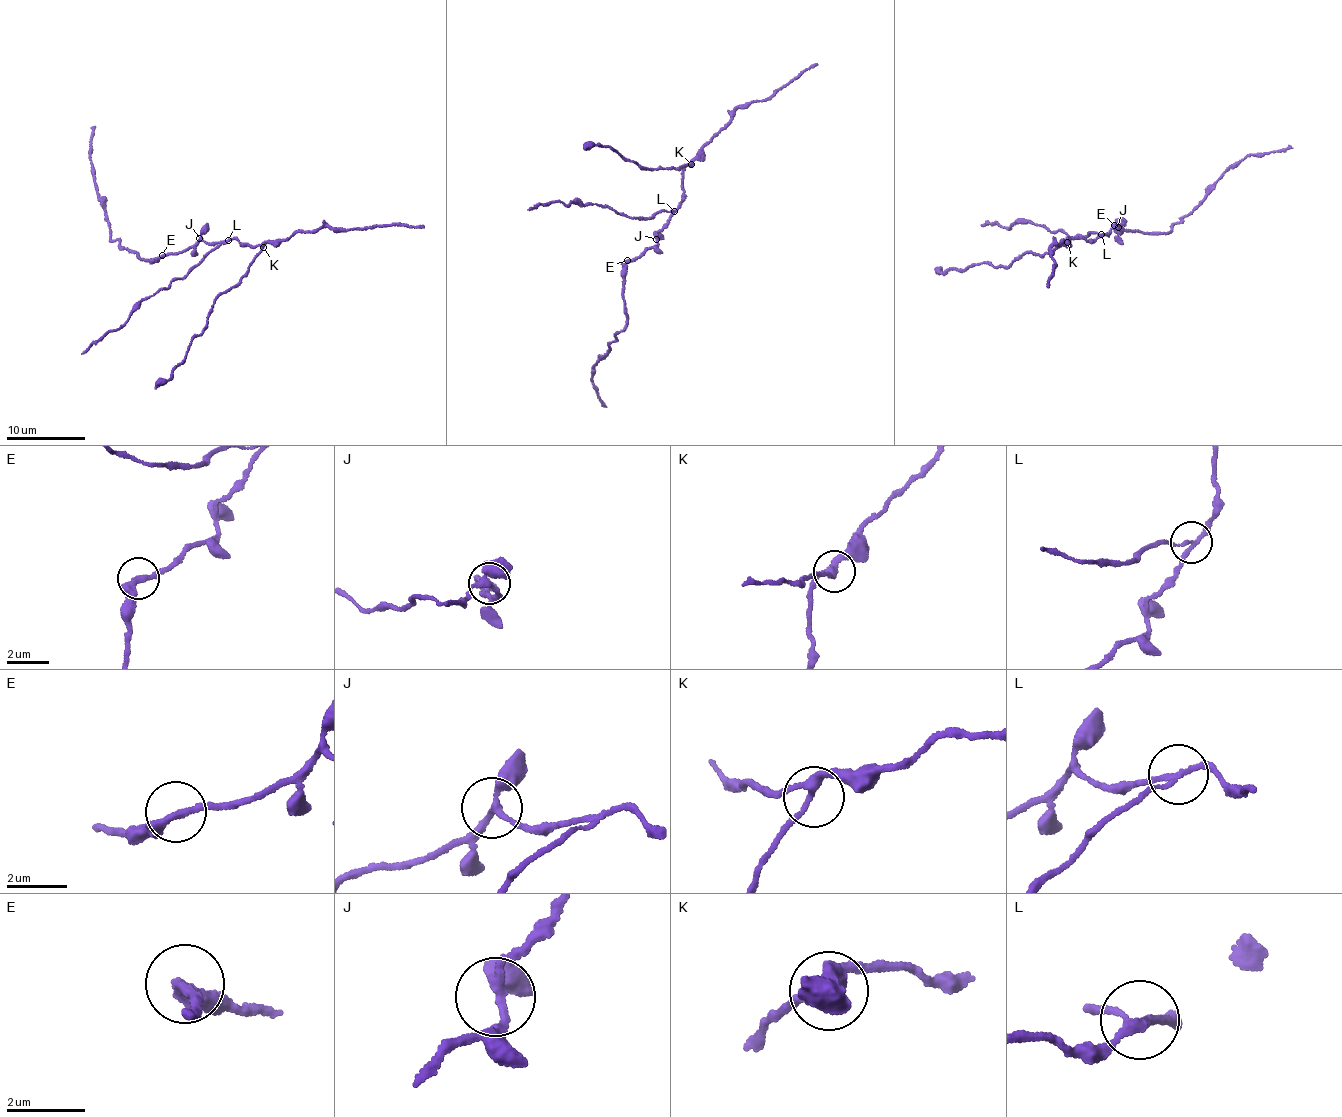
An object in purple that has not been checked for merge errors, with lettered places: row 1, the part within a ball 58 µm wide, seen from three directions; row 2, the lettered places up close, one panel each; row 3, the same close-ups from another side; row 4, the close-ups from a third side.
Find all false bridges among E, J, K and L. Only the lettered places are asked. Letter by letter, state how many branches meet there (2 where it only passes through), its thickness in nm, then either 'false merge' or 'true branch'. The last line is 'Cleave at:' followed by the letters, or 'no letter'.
E: 2 | 280 nm | true branch
J: 3 | 200 nm | true branch
K: 3 | 240 nm | true branch
L: 3 | 160 nm | false merge
Cleave at: L

